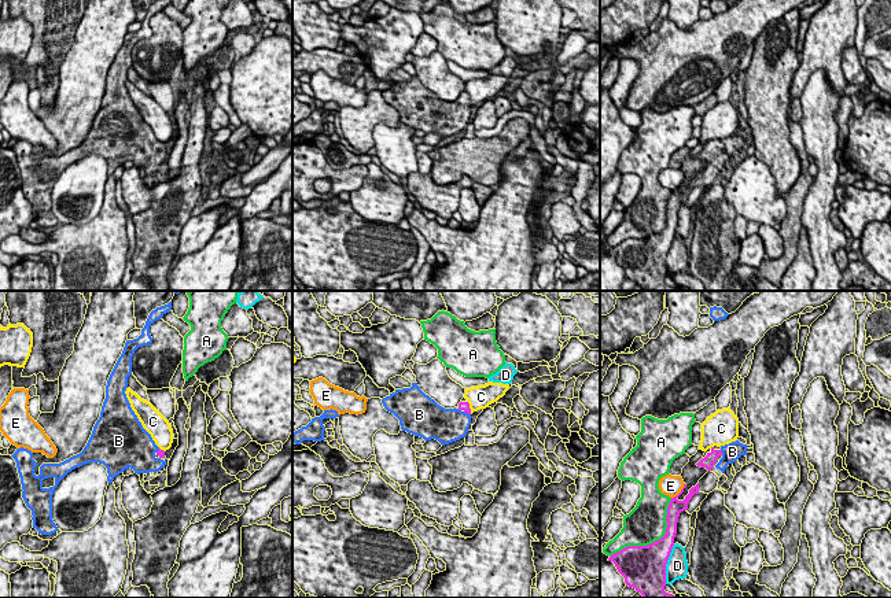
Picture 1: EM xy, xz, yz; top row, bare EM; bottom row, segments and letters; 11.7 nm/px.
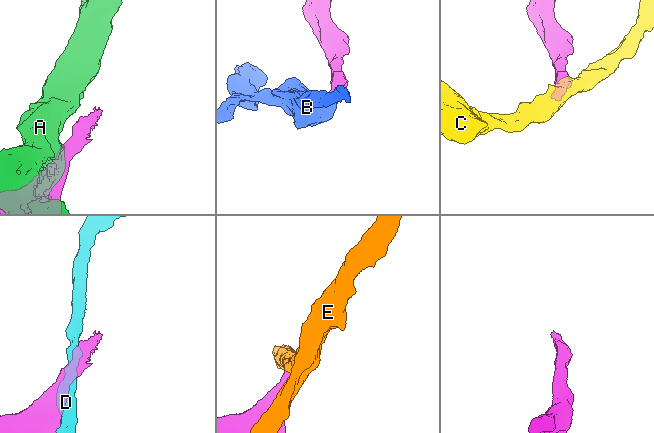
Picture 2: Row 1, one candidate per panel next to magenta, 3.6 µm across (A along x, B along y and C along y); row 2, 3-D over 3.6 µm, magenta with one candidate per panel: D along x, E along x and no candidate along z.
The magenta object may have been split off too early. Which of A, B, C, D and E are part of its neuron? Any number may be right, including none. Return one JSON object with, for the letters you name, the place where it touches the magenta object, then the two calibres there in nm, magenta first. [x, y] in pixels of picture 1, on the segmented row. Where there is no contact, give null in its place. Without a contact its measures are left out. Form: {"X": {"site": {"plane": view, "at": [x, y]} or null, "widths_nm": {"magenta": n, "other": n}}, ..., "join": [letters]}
{"B": {"site": {"plane": "yz", "at": [721, 453]}, "widths_nm": {"magenta": 140, "other": 220}}, "join": ["B"]}

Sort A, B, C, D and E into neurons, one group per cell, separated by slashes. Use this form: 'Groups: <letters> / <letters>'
Groups: A / B / C / D / E

